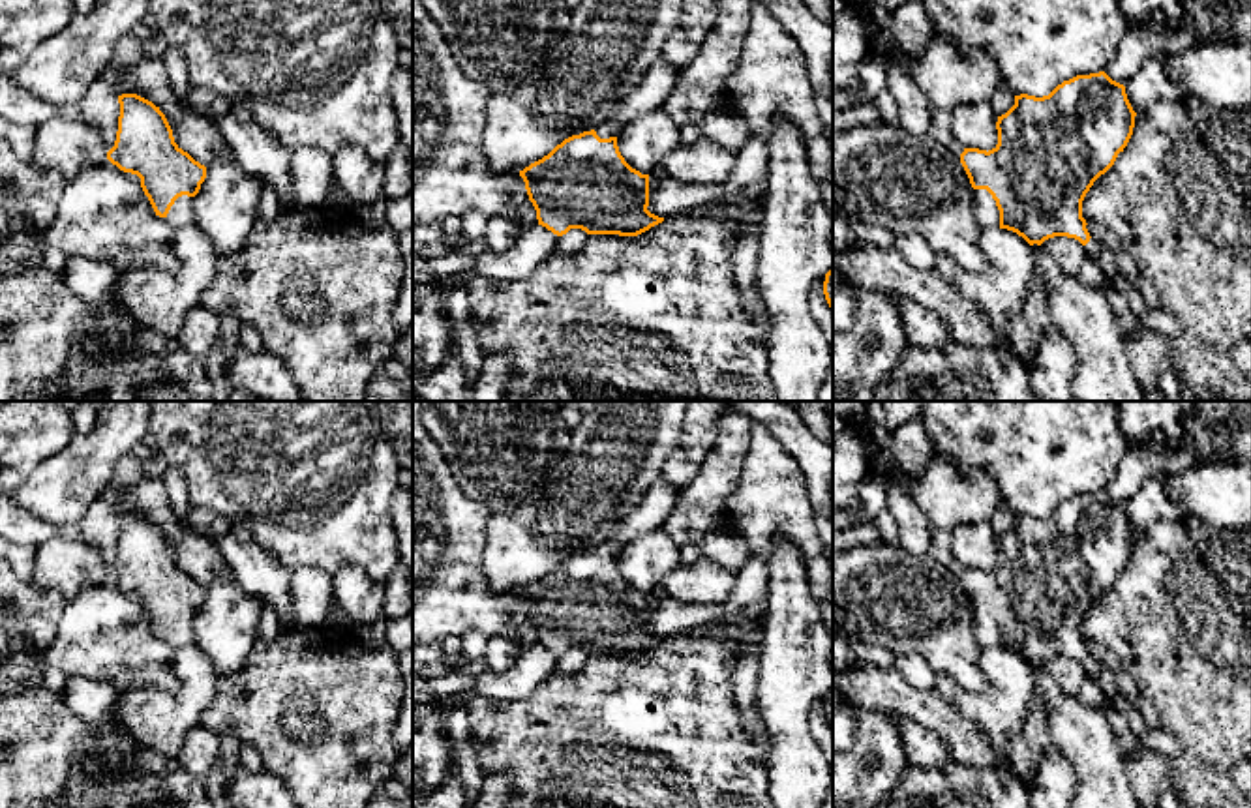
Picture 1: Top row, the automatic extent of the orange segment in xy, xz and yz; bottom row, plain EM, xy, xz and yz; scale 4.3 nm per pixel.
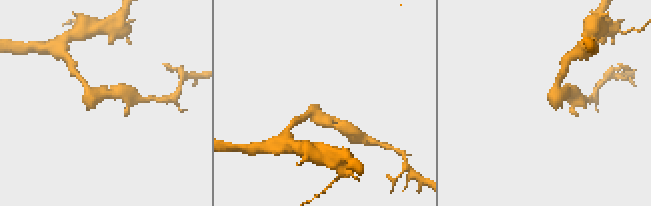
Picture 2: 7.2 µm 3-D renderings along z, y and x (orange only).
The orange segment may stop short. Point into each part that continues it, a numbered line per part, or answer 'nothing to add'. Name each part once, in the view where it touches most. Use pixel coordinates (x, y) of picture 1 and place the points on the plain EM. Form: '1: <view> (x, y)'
1: yz (985, 630)

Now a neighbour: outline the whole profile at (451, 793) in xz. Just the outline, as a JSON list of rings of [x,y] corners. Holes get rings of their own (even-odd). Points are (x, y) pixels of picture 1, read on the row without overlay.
[[[452,767],[437,789],[420,791],[413,787],[413,808],[475,808],[475,804],[469,802],[458,771]]]

